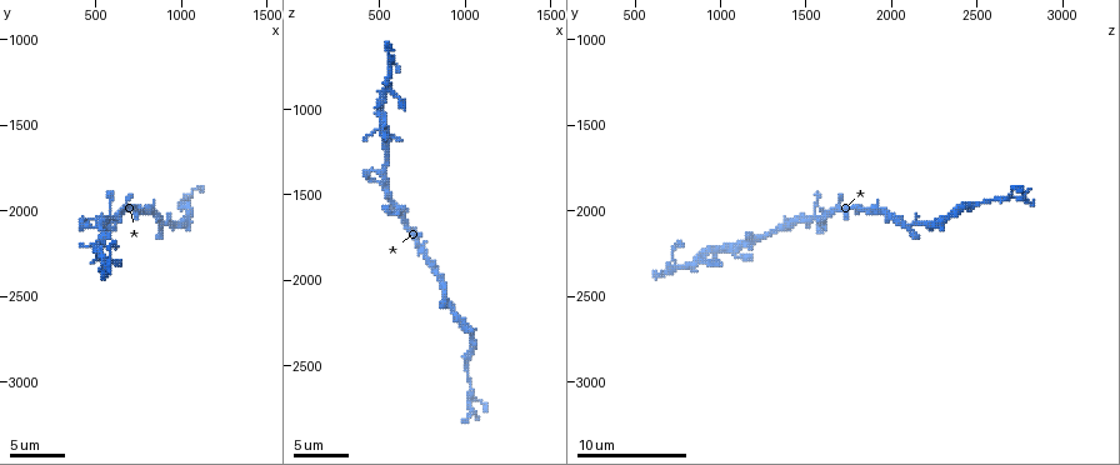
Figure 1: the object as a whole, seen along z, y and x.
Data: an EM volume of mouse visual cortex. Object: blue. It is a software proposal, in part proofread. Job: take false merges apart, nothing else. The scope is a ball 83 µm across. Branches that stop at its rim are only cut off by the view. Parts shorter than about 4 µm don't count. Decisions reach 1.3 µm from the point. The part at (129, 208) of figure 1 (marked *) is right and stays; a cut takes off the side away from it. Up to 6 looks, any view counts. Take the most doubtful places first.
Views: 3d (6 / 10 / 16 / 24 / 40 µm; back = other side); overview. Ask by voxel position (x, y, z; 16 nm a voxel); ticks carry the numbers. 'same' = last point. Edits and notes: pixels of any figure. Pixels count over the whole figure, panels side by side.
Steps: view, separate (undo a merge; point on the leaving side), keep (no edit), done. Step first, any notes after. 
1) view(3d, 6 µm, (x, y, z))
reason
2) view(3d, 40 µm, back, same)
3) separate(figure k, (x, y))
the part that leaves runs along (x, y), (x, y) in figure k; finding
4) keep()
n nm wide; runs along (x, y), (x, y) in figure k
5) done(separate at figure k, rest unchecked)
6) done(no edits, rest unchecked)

view(3d, 16 µm, (1020, 1960, 2480))
thick turns thin

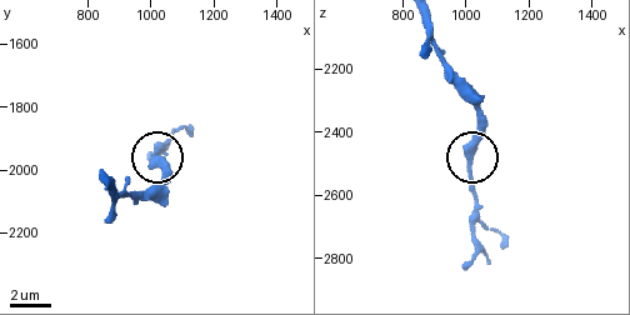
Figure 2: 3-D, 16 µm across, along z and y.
keep()
350 nm wide; runs along (423, 21), (444, 71), (476, 111), (470, 183), (476, 221) in figure 2; one neuron here

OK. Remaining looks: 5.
view(3d, 6 µm, (900, 2080, 2060))
three-way junction

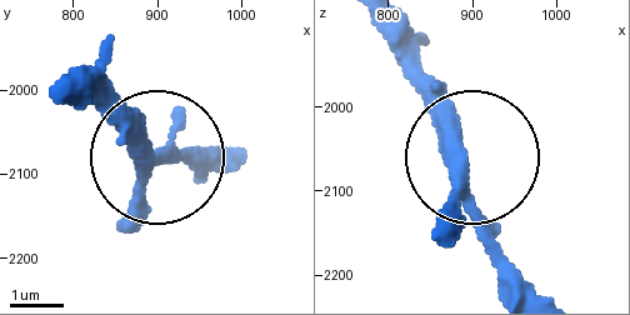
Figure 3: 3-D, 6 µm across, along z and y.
keep()
runs along (61, 78), (146, 159), (214, 159) in figure 3; continuous, no second neuron

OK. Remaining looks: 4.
view(3d, 16 µm, (520, 2080, 1380))
side arm on a straight run

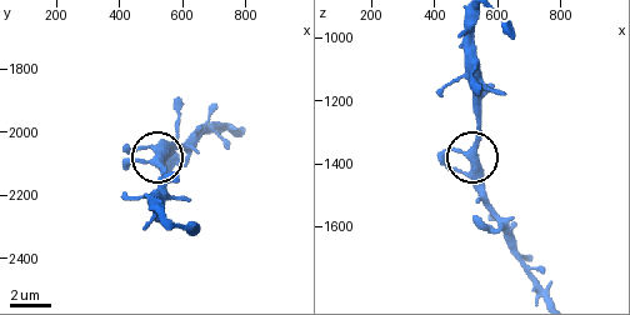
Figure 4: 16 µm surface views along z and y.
keep()
runs along (526, 265), (509, 226), (489, 201), (473, 150), (478, 113) in figure 4; one neuron here

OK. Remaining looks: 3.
done(no edits, rest unchecked)

